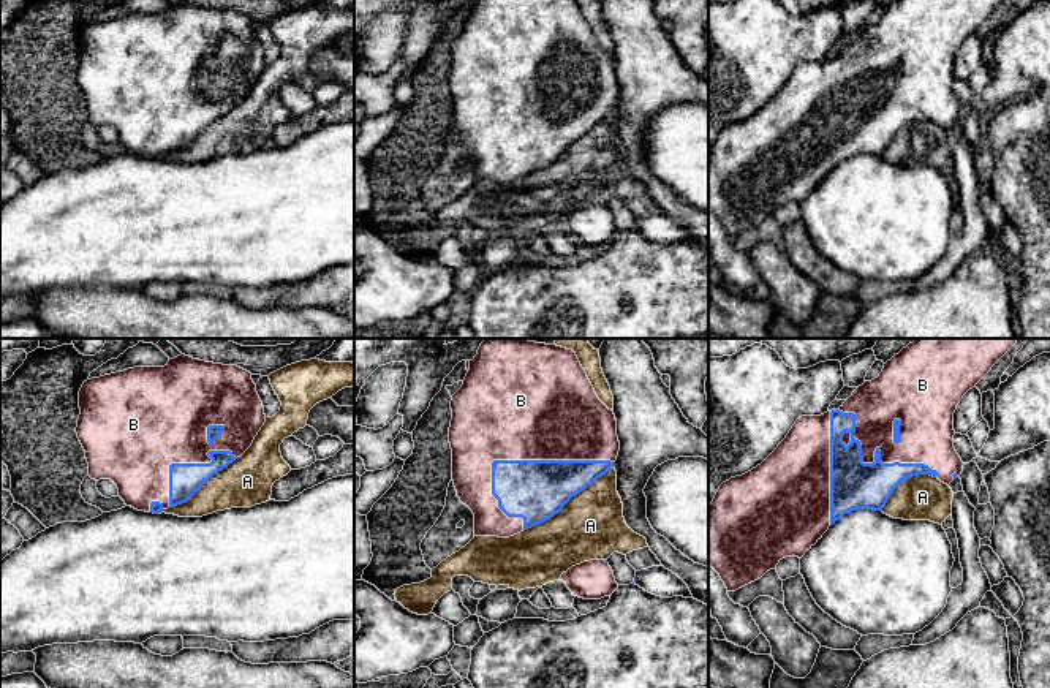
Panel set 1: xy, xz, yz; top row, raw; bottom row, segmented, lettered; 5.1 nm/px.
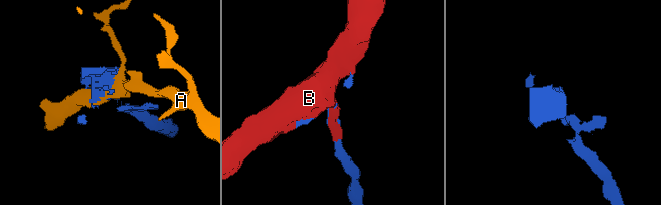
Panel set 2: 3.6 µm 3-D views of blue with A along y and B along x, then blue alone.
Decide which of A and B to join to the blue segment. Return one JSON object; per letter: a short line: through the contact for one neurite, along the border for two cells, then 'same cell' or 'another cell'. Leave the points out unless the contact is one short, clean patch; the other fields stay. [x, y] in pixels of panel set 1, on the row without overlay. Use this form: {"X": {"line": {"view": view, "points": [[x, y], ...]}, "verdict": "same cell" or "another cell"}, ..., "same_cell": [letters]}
{"A": {"verdict": "another cell"}, "B": {"verdict": "same cell"}, "same_cell": ["B"]}

